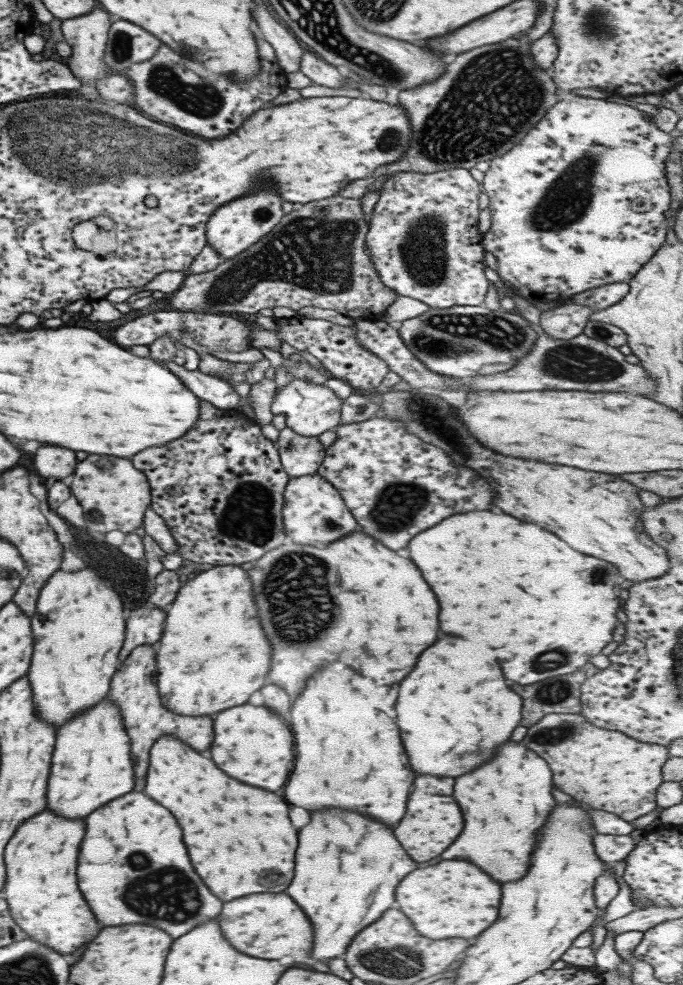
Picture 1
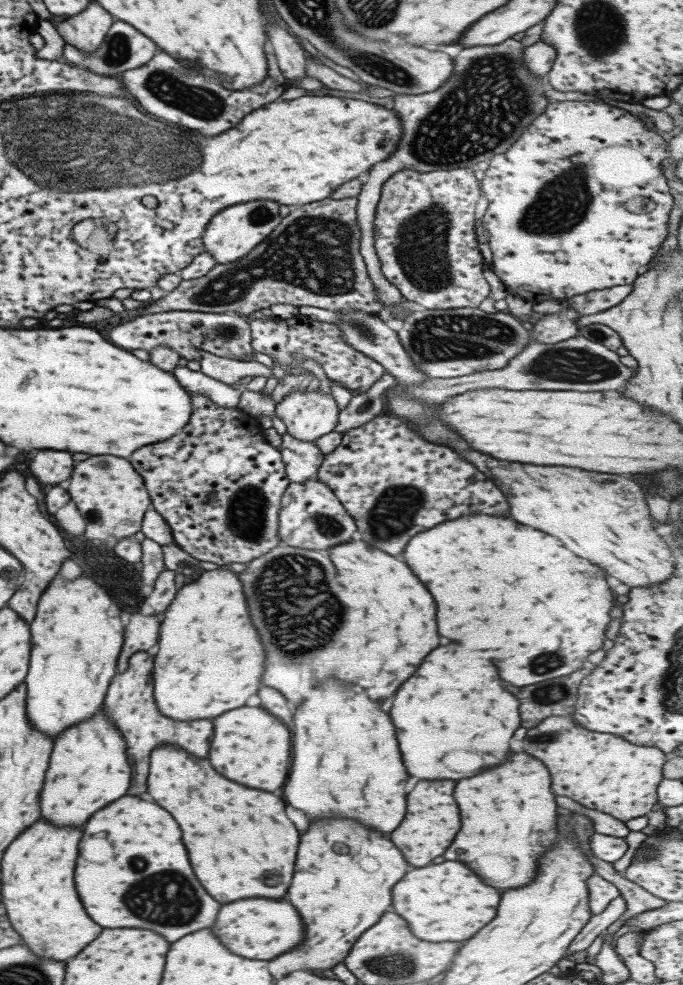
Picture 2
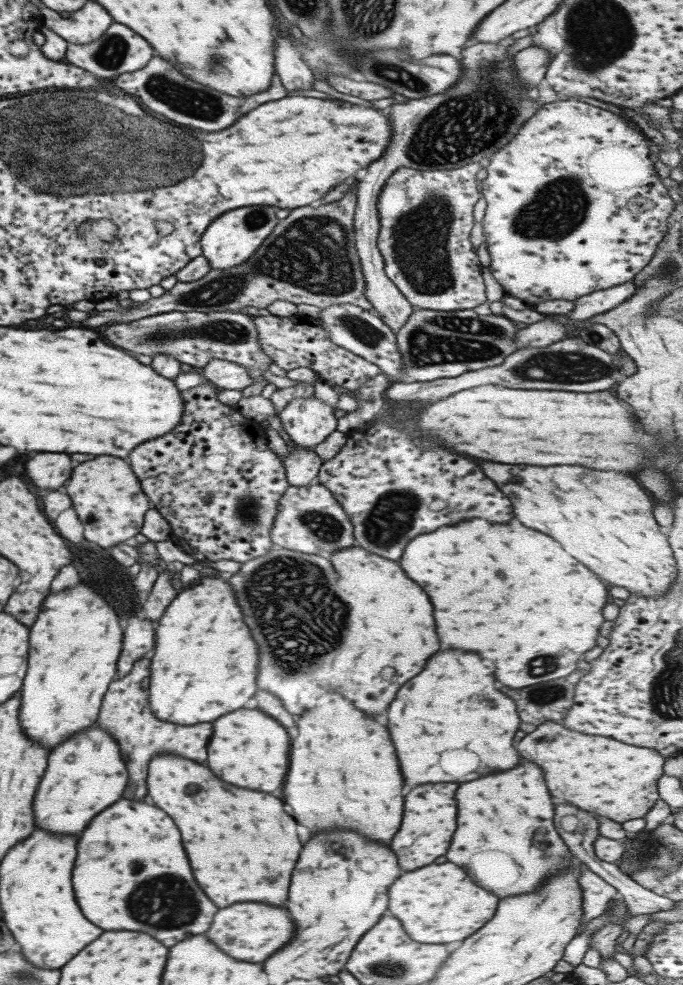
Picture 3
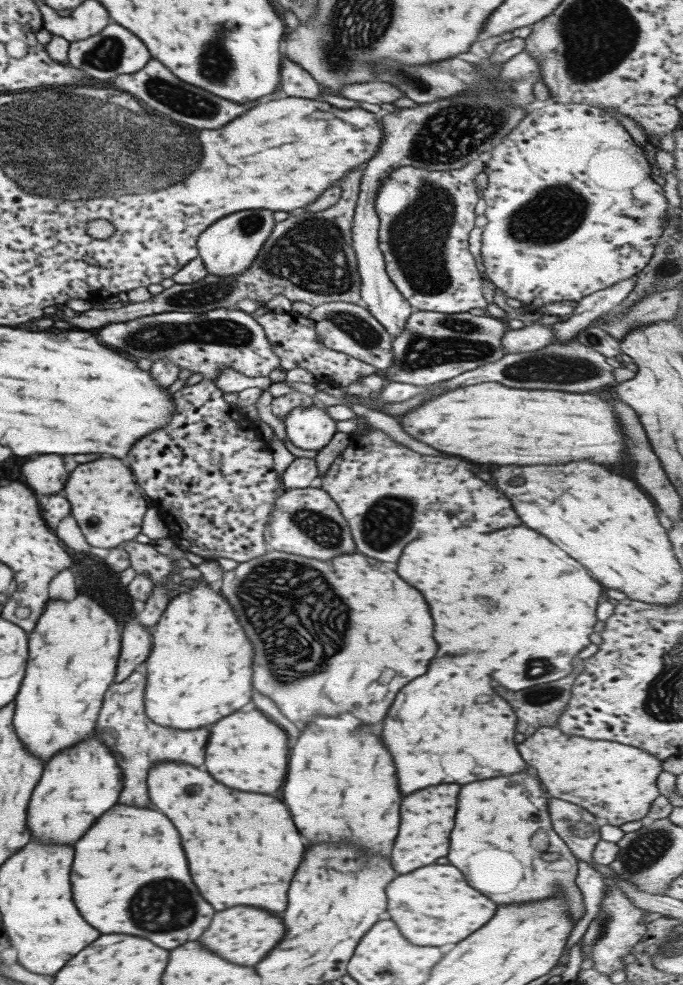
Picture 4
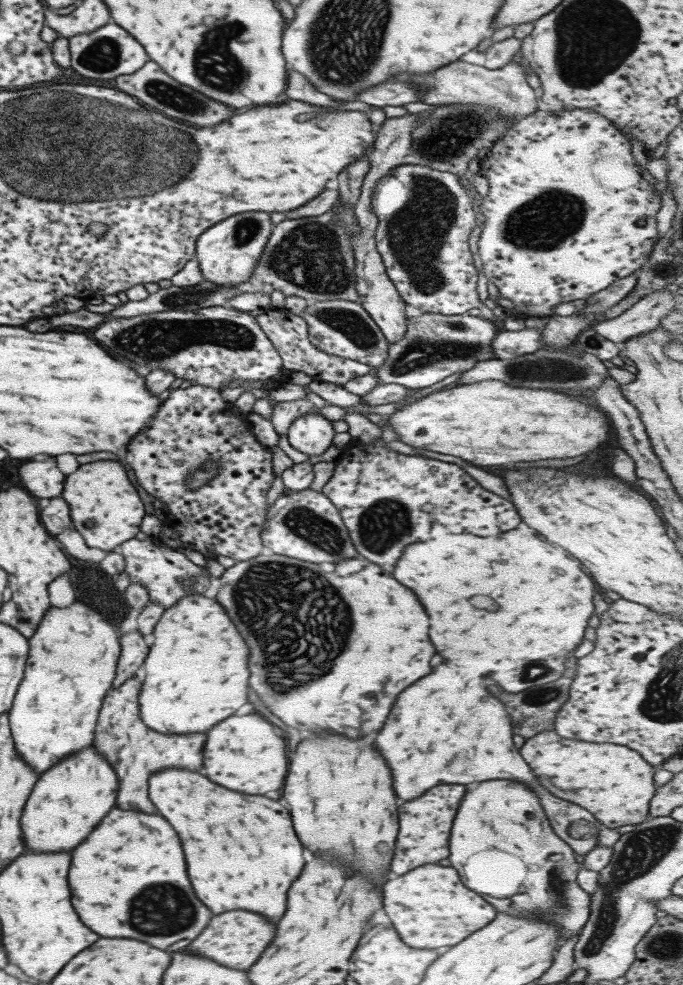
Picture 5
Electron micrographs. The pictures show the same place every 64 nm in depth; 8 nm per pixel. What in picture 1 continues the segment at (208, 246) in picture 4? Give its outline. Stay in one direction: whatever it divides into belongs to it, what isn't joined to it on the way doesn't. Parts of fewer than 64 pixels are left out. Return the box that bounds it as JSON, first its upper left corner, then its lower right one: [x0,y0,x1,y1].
[205,192,283,260]

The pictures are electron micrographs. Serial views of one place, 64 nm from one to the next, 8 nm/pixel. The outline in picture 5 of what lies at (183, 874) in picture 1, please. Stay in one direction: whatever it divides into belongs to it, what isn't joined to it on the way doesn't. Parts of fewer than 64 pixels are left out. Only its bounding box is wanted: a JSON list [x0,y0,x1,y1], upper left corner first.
[67,808,211,952]

